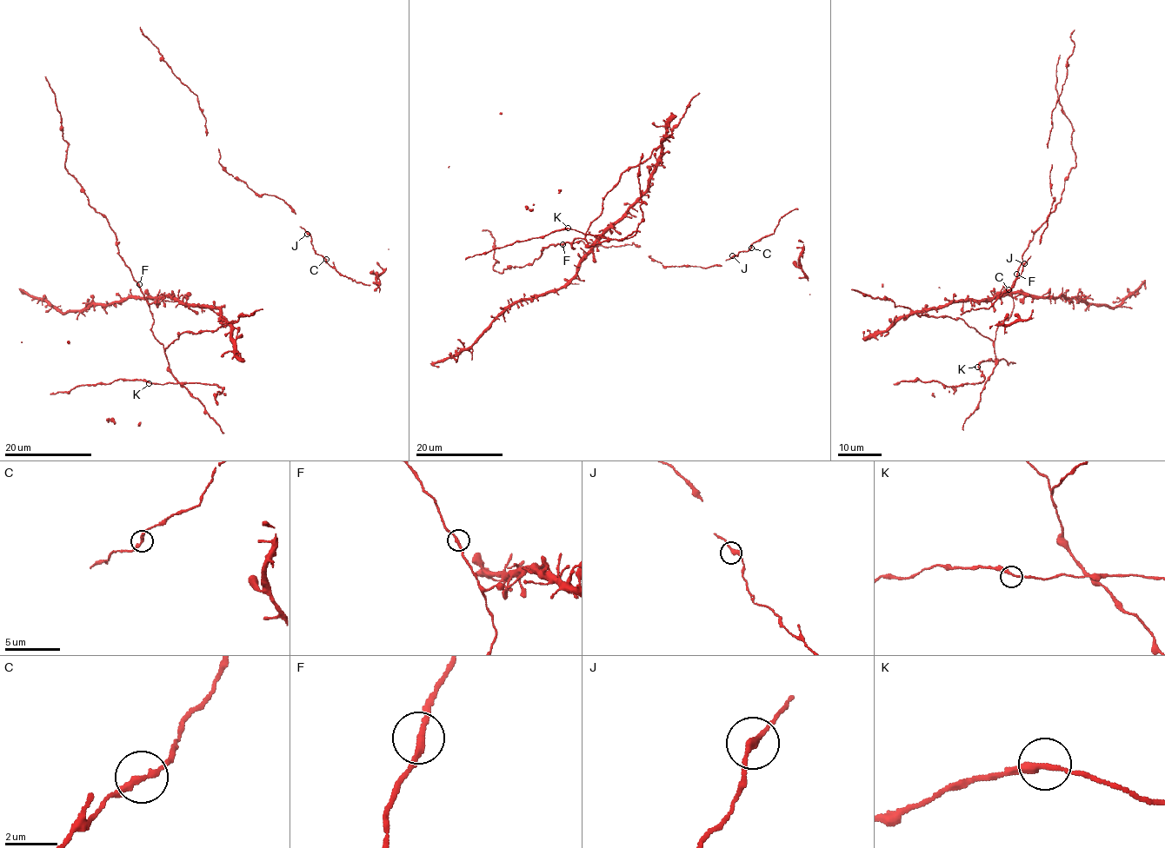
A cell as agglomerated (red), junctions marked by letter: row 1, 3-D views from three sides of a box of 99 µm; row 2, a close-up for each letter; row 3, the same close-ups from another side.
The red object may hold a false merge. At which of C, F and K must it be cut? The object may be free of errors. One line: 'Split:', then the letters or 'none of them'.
Split: none of them

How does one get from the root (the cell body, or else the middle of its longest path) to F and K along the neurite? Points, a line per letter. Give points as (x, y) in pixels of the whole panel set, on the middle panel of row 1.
F: (573, 249), (567, 241), (562, 244)
K: (573, 249), (572, 243), (575, 238), (584, 238), (589, 247), (599, 242), (602, 237), (568, 228)

